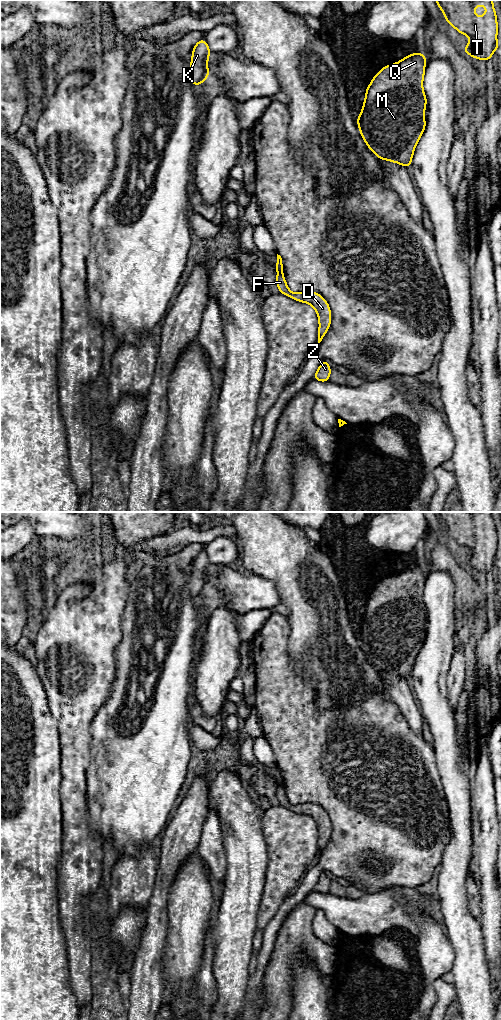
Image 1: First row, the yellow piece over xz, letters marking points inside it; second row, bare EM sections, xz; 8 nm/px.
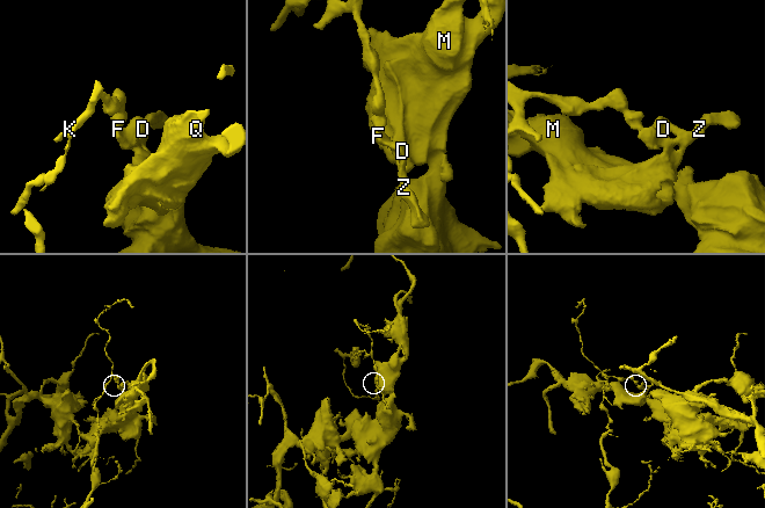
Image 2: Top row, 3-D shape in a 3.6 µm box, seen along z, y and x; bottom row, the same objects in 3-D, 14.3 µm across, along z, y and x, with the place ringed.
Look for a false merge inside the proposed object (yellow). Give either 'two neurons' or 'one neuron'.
two neurons

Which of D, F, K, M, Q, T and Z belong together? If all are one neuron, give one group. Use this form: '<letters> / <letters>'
D F M Q T Z / K

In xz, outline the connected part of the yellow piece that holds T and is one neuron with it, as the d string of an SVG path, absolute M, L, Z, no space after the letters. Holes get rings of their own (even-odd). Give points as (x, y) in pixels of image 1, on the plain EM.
M435 512L442 522L446 533L454 539L459 545L468 548L471 554L464 558L464 565L471 569L488 573L494 563L501 560L497 556L497 528L493 518L493 512ZM484 517L486 520L485 528L475 528L474 521L476 518Z

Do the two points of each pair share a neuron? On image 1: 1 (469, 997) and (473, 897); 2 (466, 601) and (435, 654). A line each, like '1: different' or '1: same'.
1: different
2: different

